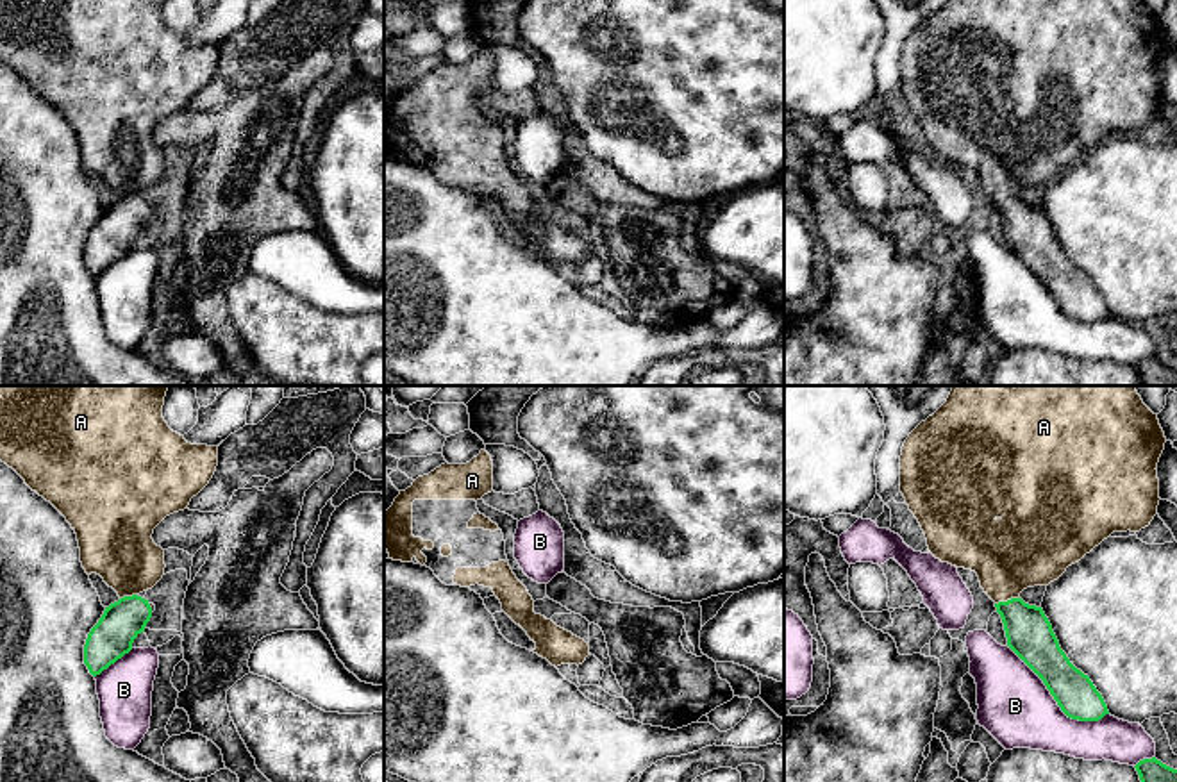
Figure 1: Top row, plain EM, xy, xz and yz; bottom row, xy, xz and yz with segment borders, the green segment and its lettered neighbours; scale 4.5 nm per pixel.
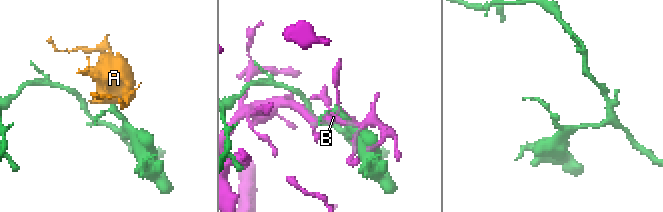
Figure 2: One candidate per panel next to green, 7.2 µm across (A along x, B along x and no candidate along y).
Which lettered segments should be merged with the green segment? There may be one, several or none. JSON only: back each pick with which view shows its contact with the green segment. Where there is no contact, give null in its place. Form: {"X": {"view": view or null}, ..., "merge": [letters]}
{"A": {"view": "yz"}, "merge": ["A"]}

